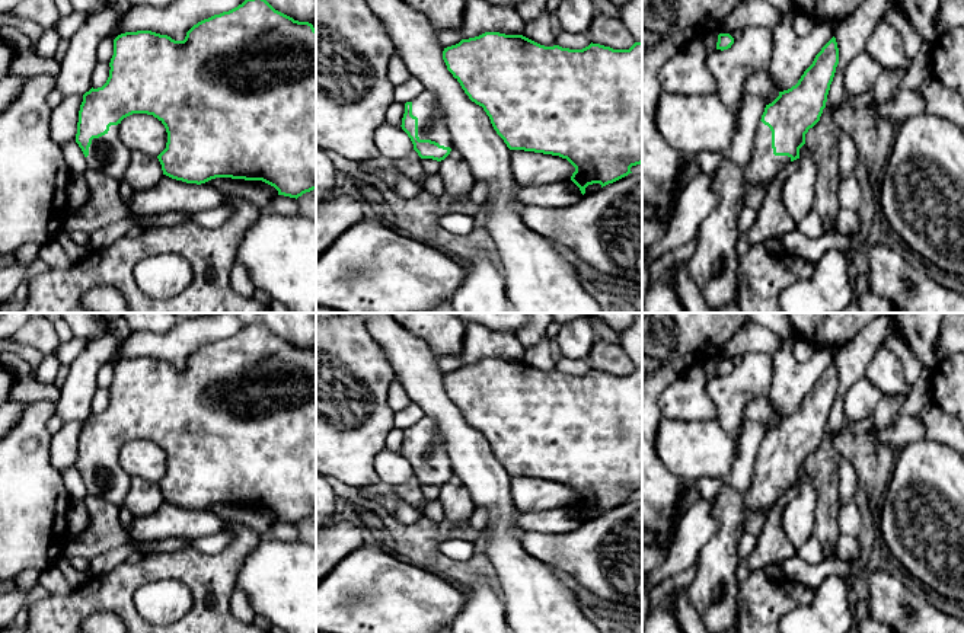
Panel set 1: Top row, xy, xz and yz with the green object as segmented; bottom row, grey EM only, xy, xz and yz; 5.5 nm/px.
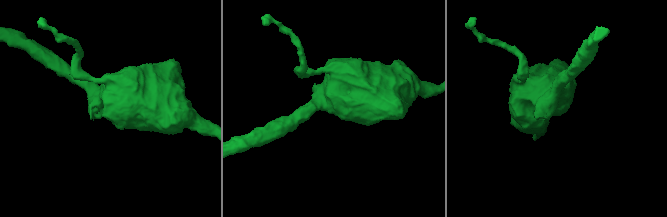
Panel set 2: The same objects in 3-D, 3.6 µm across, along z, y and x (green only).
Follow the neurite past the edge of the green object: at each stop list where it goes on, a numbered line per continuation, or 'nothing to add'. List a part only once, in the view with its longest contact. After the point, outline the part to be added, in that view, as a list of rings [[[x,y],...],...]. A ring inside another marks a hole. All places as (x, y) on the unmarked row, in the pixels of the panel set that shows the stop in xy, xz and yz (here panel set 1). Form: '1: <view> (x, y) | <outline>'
1: xz (431, 448) | [[[424,416],[412,425],[412,441],[418,444],[419,466],[431,466],[453,474],[444,438],[434,419]]]

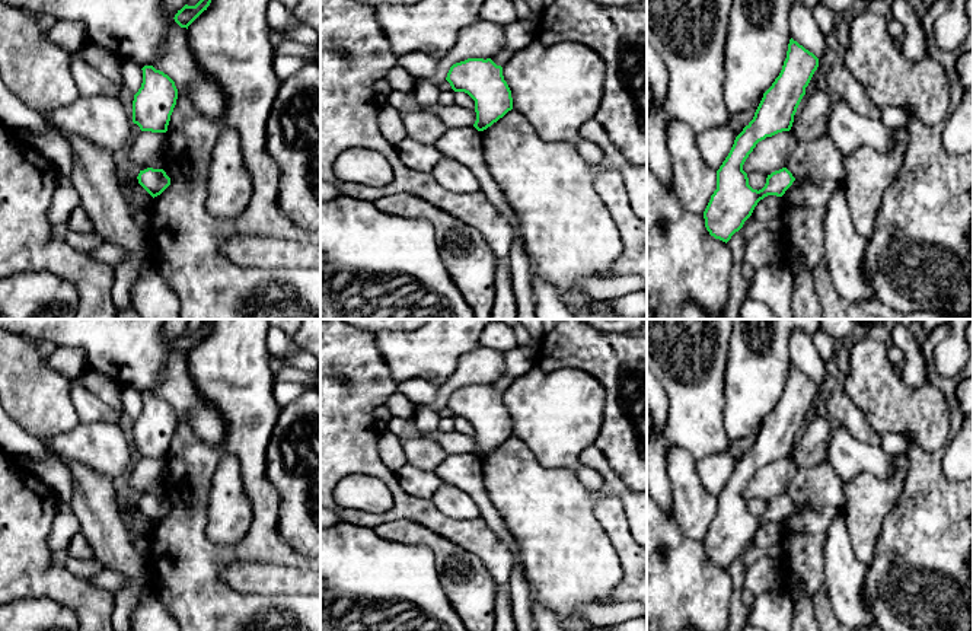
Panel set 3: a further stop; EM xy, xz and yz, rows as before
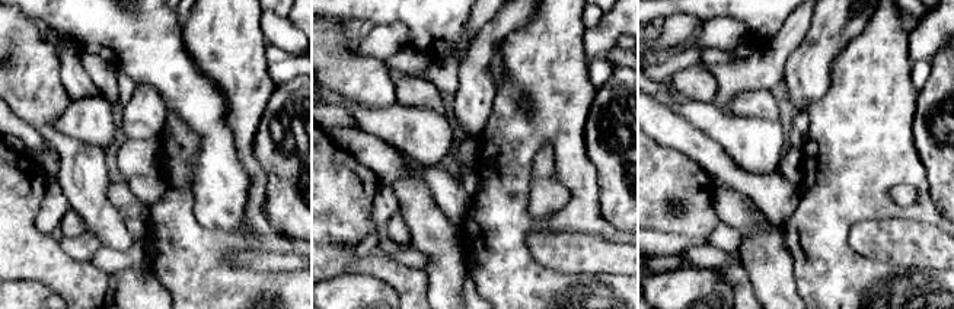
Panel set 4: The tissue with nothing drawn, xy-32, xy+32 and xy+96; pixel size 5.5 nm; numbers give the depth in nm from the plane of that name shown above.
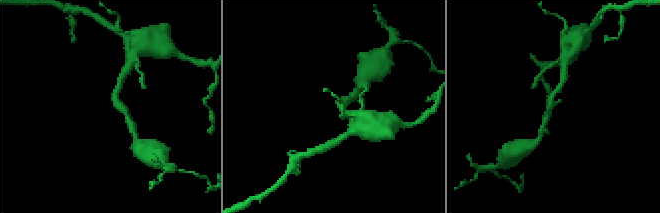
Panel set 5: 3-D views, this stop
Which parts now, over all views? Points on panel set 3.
nothing to add

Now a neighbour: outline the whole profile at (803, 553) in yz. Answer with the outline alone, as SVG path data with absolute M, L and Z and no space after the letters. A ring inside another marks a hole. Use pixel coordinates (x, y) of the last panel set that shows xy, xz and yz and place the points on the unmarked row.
M784 532L781 536L784 589L791 600L813 597L824 584L826 532Z

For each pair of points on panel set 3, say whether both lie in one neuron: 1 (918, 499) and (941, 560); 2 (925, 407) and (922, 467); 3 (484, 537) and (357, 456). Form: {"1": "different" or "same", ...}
{"1": "same", "2": "different", "3": "same"}

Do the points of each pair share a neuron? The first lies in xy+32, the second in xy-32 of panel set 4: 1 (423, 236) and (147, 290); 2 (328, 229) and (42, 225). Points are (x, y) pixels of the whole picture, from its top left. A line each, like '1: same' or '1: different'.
1: different
2: different

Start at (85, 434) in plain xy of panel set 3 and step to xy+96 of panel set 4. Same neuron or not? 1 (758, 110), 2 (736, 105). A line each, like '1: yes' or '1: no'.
1: no
2: no

